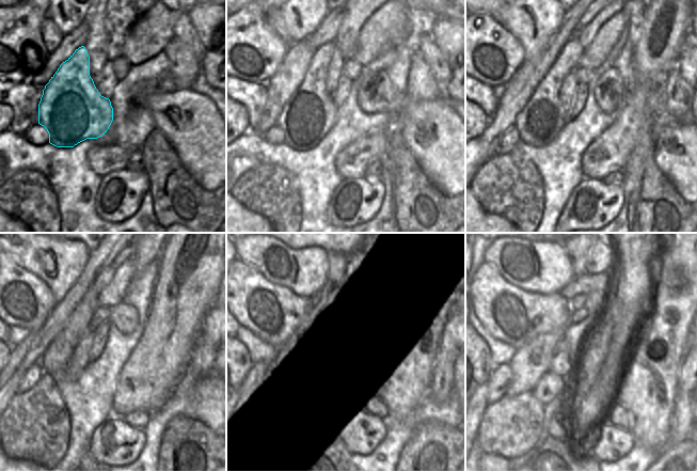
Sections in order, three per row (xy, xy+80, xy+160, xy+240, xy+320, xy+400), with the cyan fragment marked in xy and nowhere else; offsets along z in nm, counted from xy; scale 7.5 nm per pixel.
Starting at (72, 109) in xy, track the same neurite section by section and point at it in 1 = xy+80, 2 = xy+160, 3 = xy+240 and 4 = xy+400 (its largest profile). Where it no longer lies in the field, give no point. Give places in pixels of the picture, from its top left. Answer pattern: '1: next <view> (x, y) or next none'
1: next xy+80 (309, 114)
2: next xy+160 (540, 121)
3: next xy+240 (54, 361)
4: next xy+400 (601, 258)

